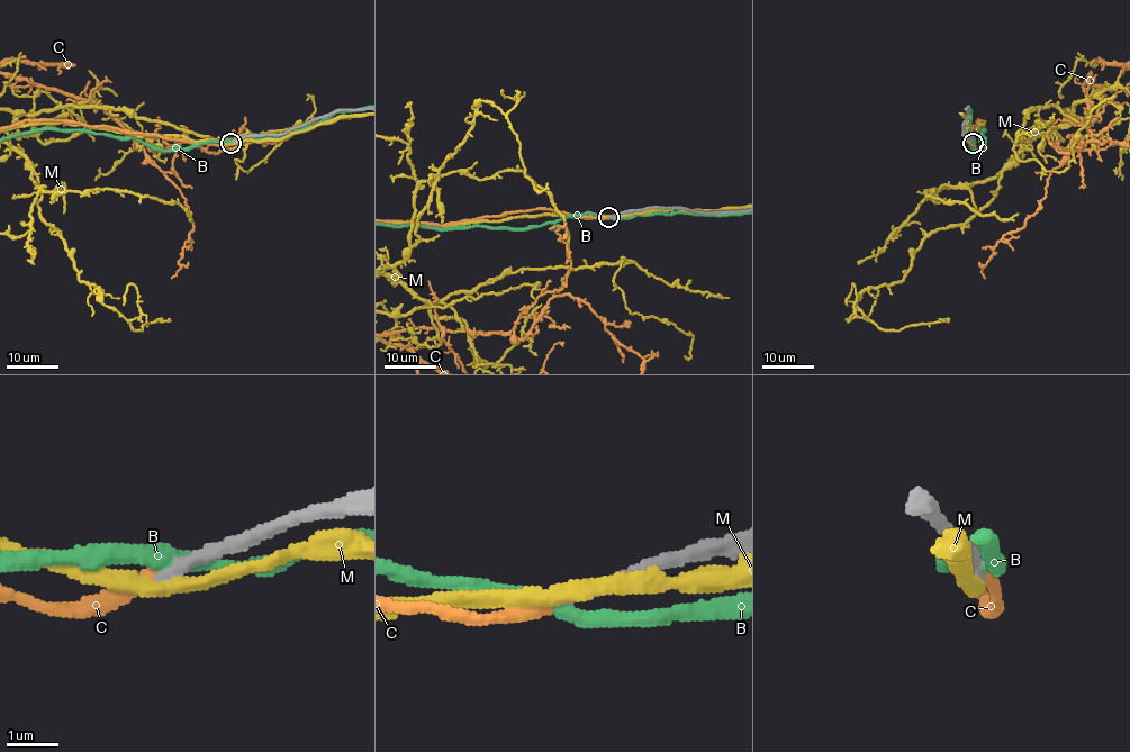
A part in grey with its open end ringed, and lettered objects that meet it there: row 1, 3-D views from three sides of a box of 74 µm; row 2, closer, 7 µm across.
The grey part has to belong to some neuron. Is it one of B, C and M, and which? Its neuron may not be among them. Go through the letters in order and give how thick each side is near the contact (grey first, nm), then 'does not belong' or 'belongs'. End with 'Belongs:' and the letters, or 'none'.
B: 280/280 nm | does not belong
C: 260/280 nm | belongs
M: 260/320 nm | does not belong
Belongs: C

